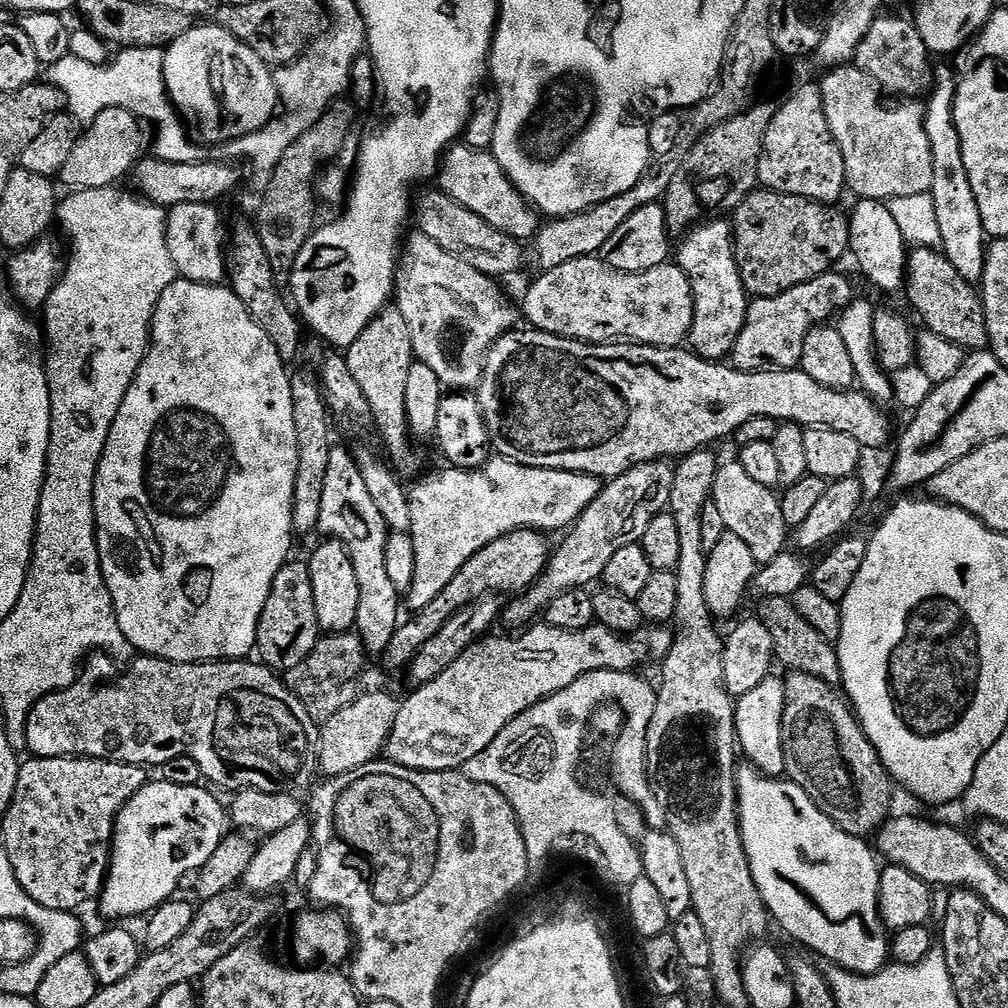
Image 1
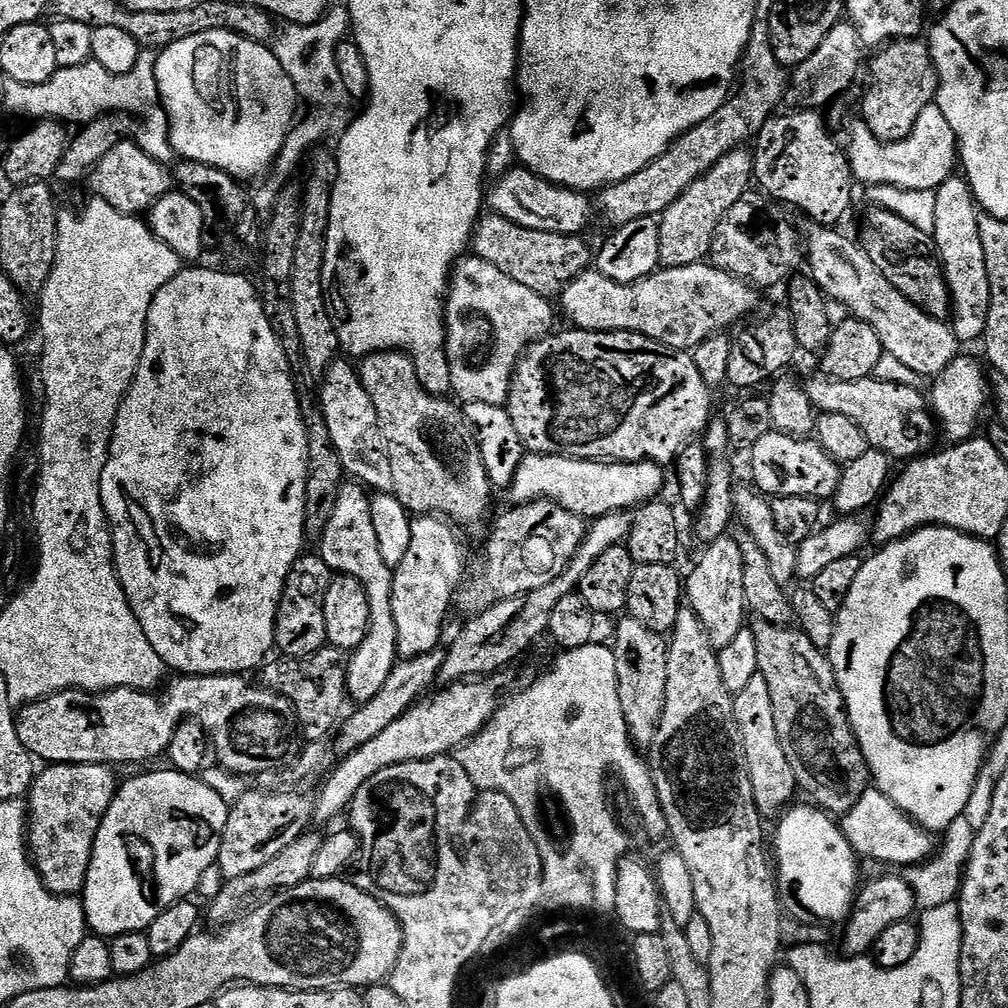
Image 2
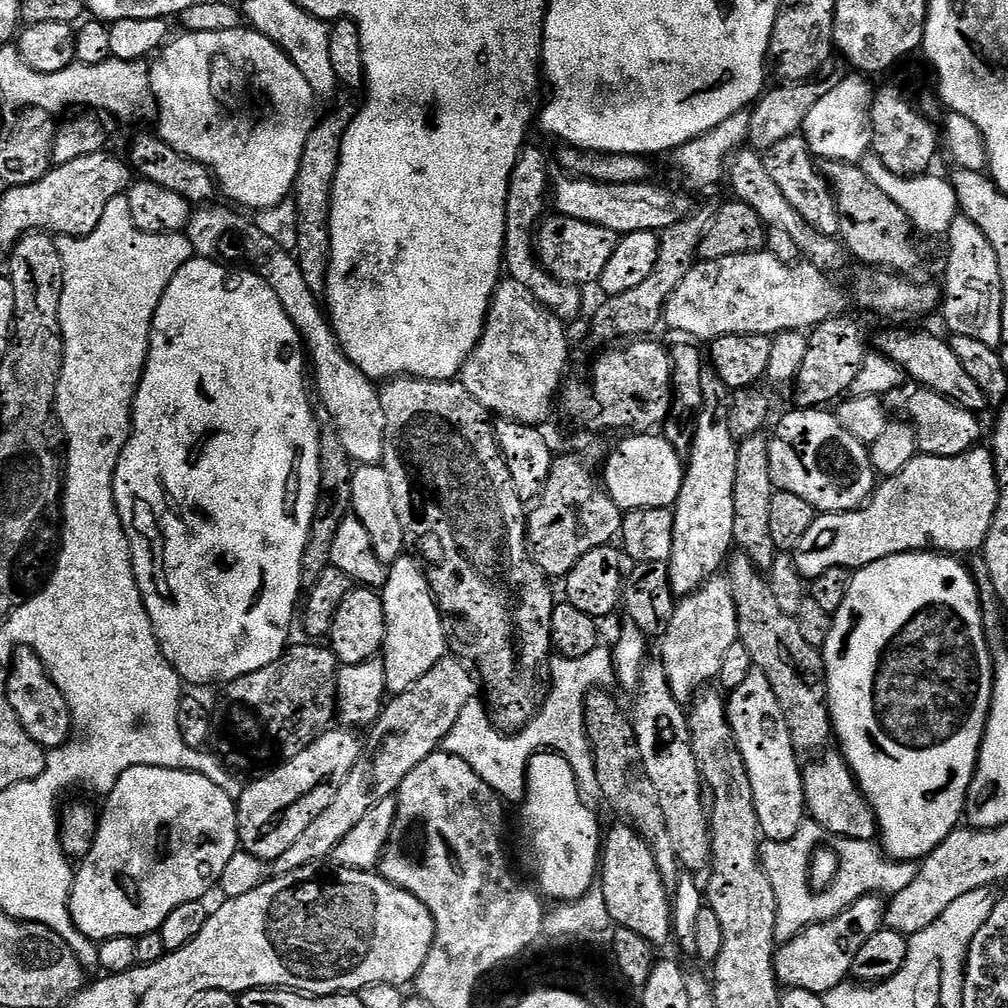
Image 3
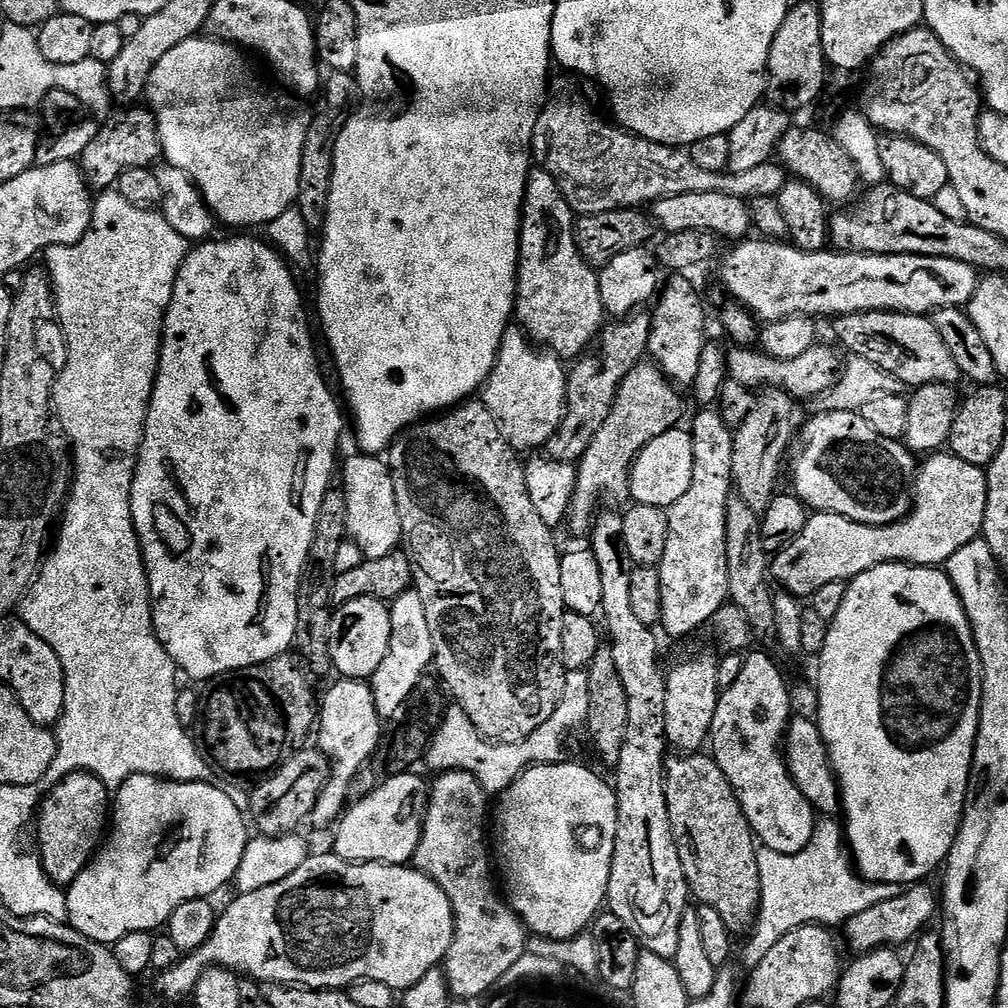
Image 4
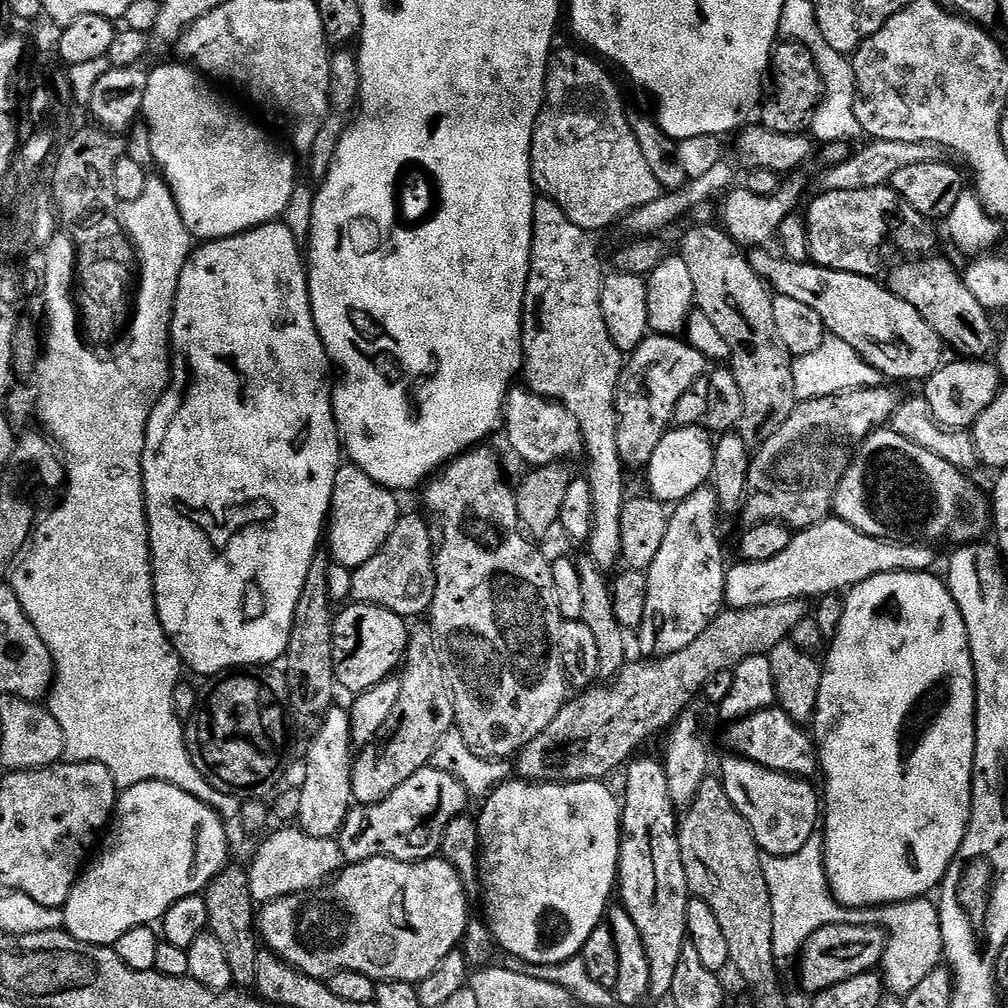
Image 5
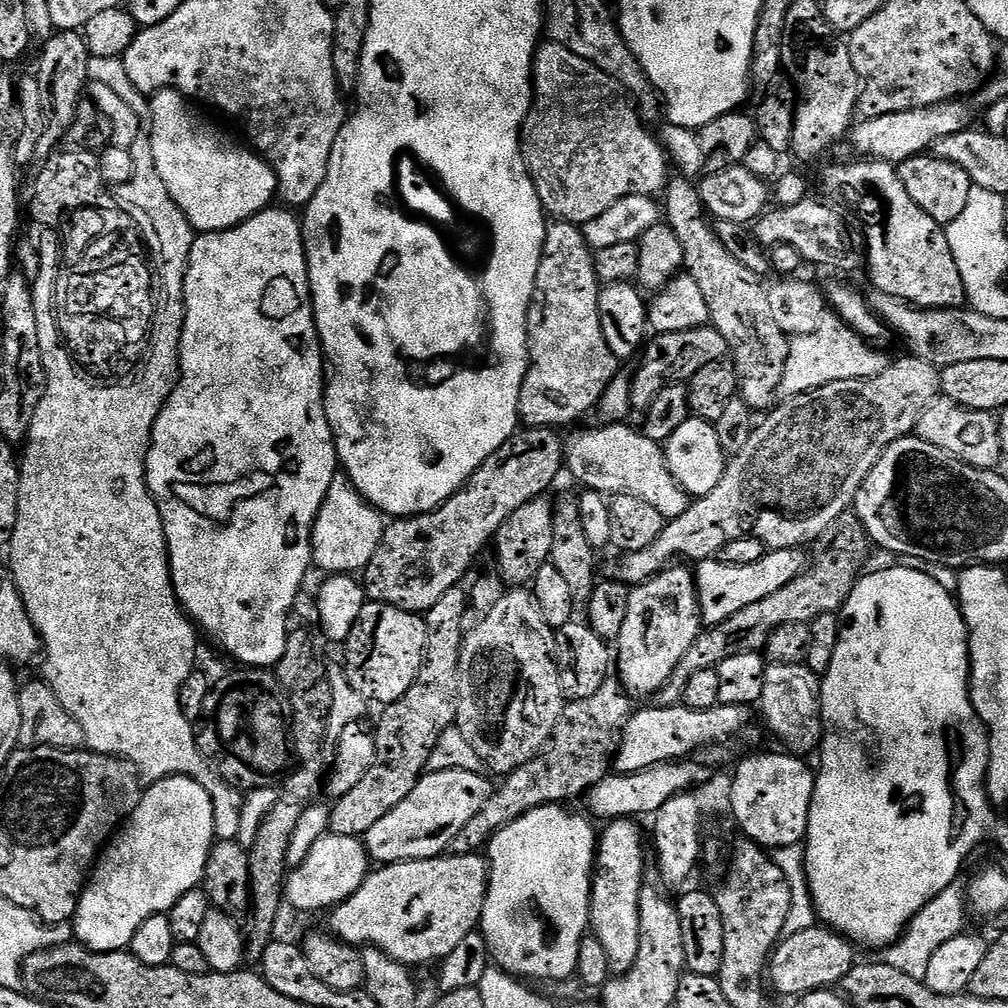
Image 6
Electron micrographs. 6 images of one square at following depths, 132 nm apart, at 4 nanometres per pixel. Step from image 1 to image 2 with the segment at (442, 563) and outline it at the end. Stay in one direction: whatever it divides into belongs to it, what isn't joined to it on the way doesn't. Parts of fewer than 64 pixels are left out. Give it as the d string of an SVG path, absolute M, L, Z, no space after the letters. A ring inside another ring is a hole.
M528 454L518 466L518 474L514 474L512 483L506 495L512 499L513 505L529 504L531 500L545 499L558 502L564 508L585 518L604 516L608 512L630 510L635 506L647 504L649 500L657 499L664 488L665 469L653 460L622 460L609 462L577 458L571 454ZM420 514L413 519L410 526L410 546L406 549L406 558L402 558L402 562L397 566L392 574L392 605L394 606L394 626L398 626L398 653L401 657L407 658L410 656L421 656L427 652L437 651L441 647L440 635L444 632L444 619L448 616L448 608L453 607L454 597L457 588L460 587L465 579L466 571L464 572L464 544L460 541L461 533L447 519L441 518L436 514Z

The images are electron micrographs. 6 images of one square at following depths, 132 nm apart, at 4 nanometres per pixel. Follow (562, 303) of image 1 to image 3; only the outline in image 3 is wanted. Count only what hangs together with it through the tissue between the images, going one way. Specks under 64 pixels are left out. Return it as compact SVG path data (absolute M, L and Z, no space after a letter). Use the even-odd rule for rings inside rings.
M767 250L758 252L747 252L746 254L734 254L730 258L718 258L717 260L700 260L690 270L690 274L686 274L686 278L682 278L682 286L678 286L678 290L674 290L672 297L668 299L668 303L664 306L663 323L669 324L676 332L681 332L681 337L691 338L693 341L711 342L717 340L720 336L729 336L730 334L738 334L739 336L767 336L775 337L778 332L798 332L801 330L815 330L820 325L825 324L827 320L831 320L834 316L843 316L849 311L848 300L844 297L844 292L831 280L829 273L825 269L817 268L815 264L800 262L795 267L778 262L774 258L774 254Z

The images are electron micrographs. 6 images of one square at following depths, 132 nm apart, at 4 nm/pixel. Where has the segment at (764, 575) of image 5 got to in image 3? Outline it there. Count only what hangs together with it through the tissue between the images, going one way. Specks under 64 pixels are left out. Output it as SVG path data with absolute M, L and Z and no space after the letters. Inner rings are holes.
M977 446L970 449L969 452L963 452L960 456L926 456L917 454L914 459L907 464L896 476L887 477L877 487L872 494L872 499L862 508L855 508L852 512L826 512L817 515L814 526L810 526L810 531L804 535L802 542L798 542L794 559L796 569L800 571L805 581L811 582L818 578L818 574L826 574L826 570L834 570L835 568L846 568L855 570L870 566L870 562L878 562L887 556L894 554L906 554L907 552L939 552L941 554L961 554L960 552L976 552L979 553L983 549L990 526L994 522L994 514L998 506L998 498L1000 497L1000 483L996 481L996 462L987 447Z

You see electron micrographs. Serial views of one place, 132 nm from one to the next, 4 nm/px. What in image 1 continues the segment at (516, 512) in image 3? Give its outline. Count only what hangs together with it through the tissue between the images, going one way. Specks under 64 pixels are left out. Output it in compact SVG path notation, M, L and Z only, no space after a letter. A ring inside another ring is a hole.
M389 306L379 312L346 349L350 374L358 378L358 386L366 394L372 407L372 420L381 428L384 444L398 463L404 464L412 456L408 415L406 414L406 382L412 377L412 339L410 325L402 318L399 307Z

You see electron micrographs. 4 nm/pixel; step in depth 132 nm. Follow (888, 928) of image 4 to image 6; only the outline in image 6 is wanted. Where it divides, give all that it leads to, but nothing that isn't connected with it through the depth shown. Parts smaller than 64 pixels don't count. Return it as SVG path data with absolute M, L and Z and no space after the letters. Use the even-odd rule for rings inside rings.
M827 926L802 930L802 934L784 936L770 957L770 984L784 996L799 998L819 988L832 988L850 974L858 962L857 945L847 936Z

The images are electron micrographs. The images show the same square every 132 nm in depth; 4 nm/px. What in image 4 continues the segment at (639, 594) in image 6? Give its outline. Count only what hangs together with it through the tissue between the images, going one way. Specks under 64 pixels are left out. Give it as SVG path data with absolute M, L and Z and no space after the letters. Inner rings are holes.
M704 406L692 420L690 431L694 446L694 478L690 490L678 498L668 513L666 554L662 554L662 614L659 627L668 636L688 636L707 625L728 599L726 570L726 506L734 495L732 459L733 429L715 407Z

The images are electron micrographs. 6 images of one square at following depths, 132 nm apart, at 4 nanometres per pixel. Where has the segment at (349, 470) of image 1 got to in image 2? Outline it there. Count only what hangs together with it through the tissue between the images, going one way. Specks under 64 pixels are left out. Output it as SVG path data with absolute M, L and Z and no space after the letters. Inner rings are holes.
M346 482L338 494L338 502L334 505L334 515L330 517L330 526L326 526L324 535L319 537L318 554L330 566L333 573L353 576L362 582L366 590L366 598L370 598L370 630L366 638L362 638L362 646L351 652L348 658L348 694L357 705L370 702L382 686L386 686L386 678L390 678L390 670L394 670L398 659L398 626L394 626L394 606L392 605L392 574L394 569L386 566L382 554L378 550L378 537L374 535L374 518L370 518L370 492L359 482Z

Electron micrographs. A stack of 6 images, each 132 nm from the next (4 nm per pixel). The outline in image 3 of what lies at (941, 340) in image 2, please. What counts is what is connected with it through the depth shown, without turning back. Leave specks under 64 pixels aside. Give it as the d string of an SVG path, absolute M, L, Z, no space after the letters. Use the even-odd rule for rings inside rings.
M743 148L735 153L726 165L726 178L730 182L739 203L746 204L762 218L765 227L786 230L800 247L802 257L807 263L815 264L817 268L833 270L840 268L846 261L846 249L839 239L818 234L809 226L790 202L778 189L778 184L771 181L770 174L766 171L763 157L752 148Z

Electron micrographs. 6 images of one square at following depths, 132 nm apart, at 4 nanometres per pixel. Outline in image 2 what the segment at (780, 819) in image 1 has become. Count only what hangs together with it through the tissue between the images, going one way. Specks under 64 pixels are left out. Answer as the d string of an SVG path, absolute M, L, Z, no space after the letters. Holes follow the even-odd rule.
M792 806L787 809L779 817L780 825L776 828L776 856L774 852L774 871L777 875L776 877L776 887L780 890L780 902L785 913L788 912L792 916L792 918L799 918L801 921L804 922L828 922L824 920L840 920L839 922L847 921L852 906L854 903L854 896L853 893L850 891L848 893L848 883L851 880L856 880L860 876L860 872L856 869L856 863L858 863L858 857L856 851L852 849L850 846L850 842L846 842L846 838L842 834L842 830L840 829L839 823L829 813L821 810L819 807L816 806L807 806L808 808L796 808L797 806Z

